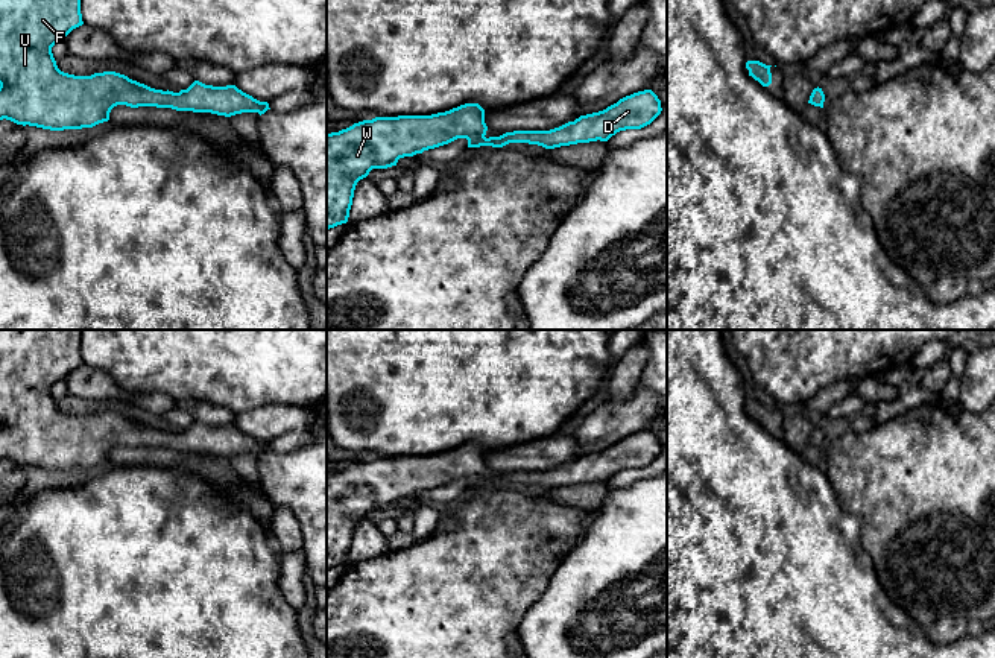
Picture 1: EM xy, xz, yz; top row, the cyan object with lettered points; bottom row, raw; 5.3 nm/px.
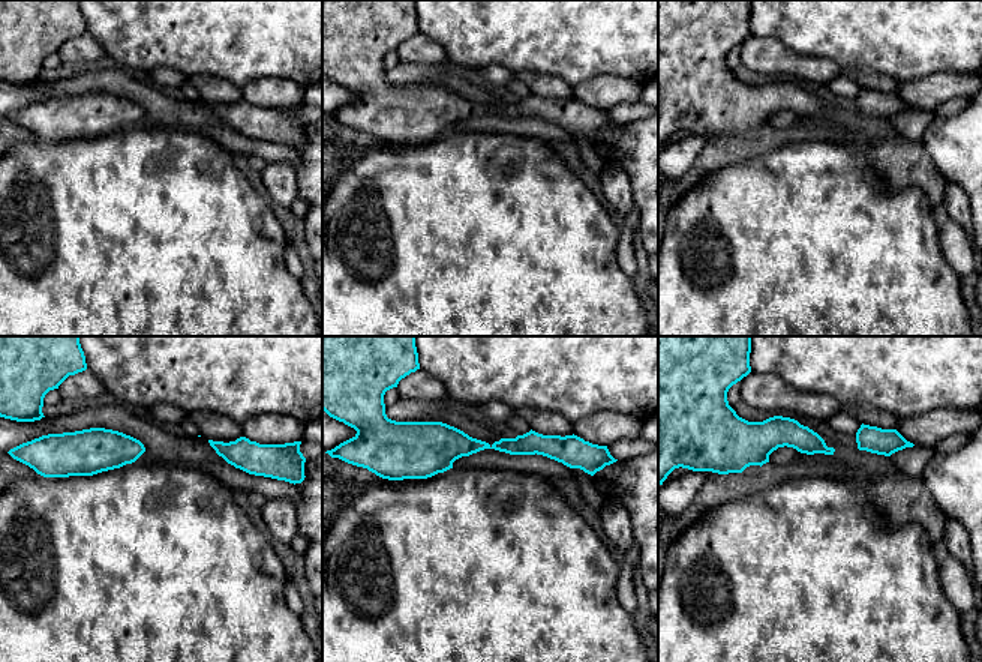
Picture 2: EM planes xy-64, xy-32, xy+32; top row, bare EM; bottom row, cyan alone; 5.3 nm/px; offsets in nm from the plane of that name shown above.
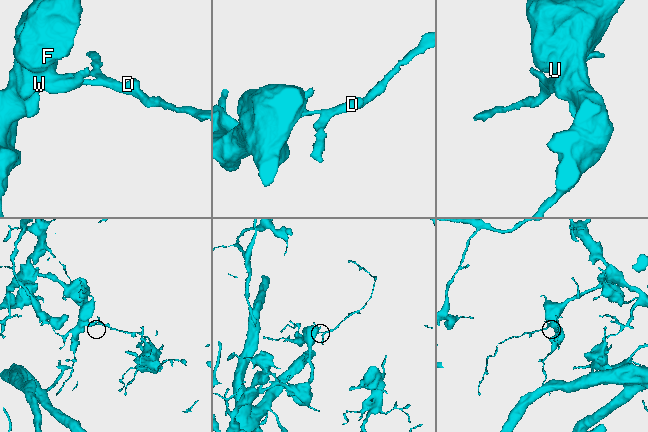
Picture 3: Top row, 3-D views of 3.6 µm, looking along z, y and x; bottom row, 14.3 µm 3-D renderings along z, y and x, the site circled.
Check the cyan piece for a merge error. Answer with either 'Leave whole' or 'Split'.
Leave whole

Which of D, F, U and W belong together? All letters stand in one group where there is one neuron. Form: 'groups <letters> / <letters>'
groups D F U W

